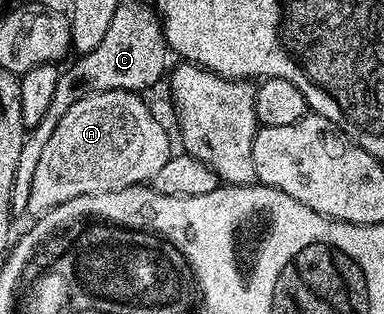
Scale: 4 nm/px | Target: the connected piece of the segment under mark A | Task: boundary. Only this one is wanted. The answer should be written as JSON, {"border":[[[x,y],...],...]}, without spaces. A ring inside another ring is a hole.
{"border":[[[106,90],[105,93],[83,97],[69,107],[65,116],[58,121],[48,144],[41,149],[40,160],[33,173],[33,184],[30,185],[27,202],[29,215],[38,217],[74,197],[140,186],[157,175],[158,170],[171,158],[173,148],[166,129],[142,99],[138,92]]]}

